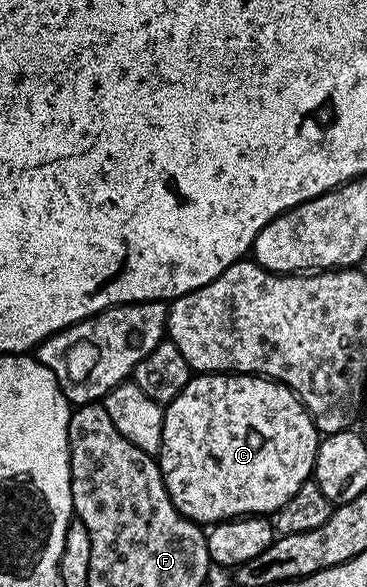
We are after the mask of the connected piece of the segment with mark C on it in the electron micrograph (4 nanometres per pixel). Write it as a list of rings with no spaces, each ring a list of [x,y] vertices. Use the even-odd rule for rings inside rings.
[[[225,372],[223,374],[197,373],[188,383],[186,388],[174,400],[164,406],[164,423],[162,424],[162,444],[158,461],[160,470],[164,473],[164,487],[178,512],[186,516],[191,522],[201,524],[215,524],[227,522],[229,518],[242,518],[245,516],[271,516],[275,514],[298,488],[302,488],[304,482],[313,477],[316,468],[316,450],[320,446],[321,435],[312,423],[312,417],[308,410],[300,403],[300,399],[290,387],[283,386],[281,382],[274,382],[270,378],[257,376],[255,374],[234,374]]]

